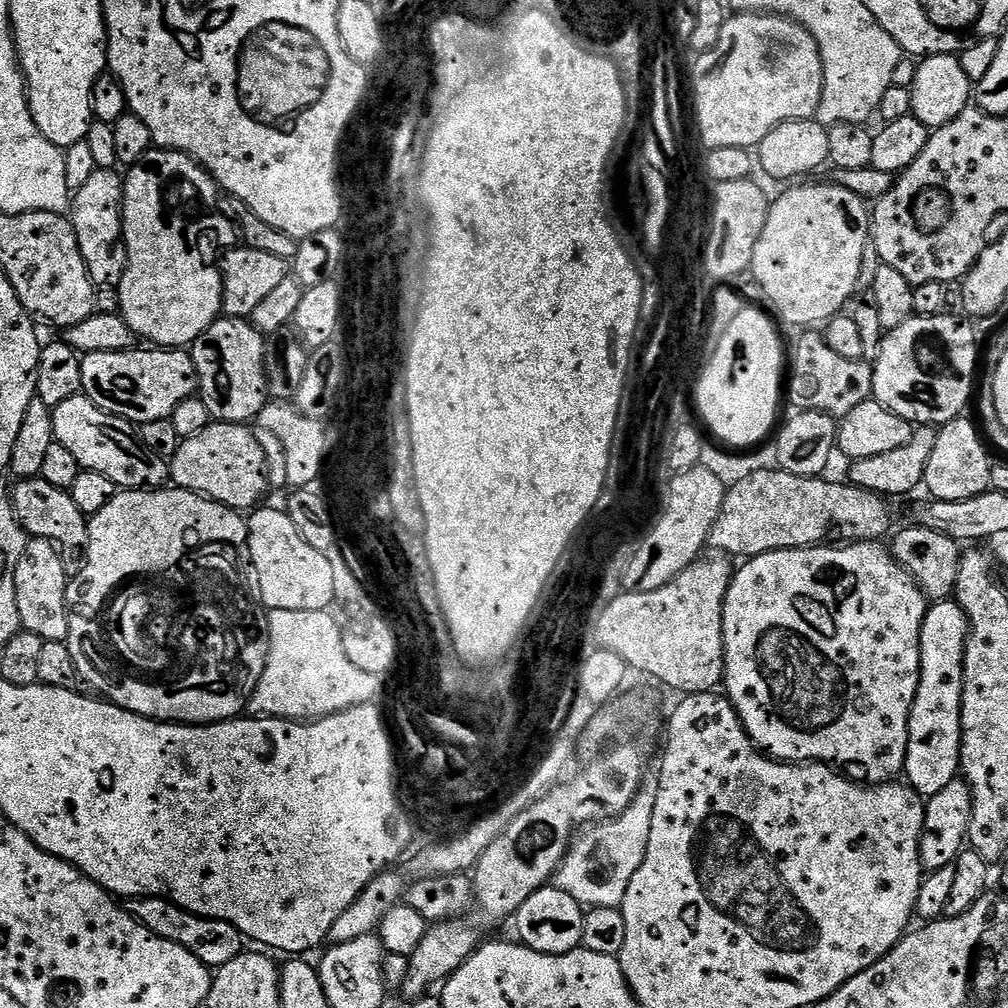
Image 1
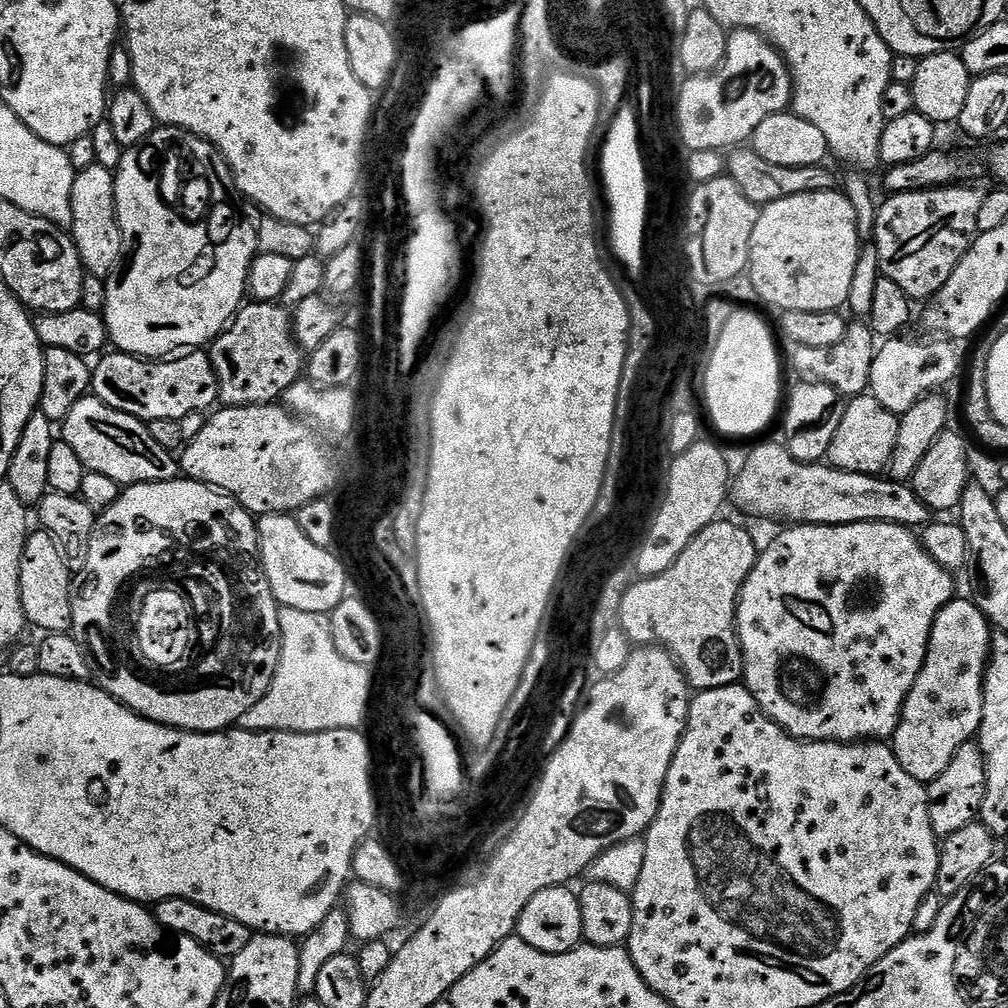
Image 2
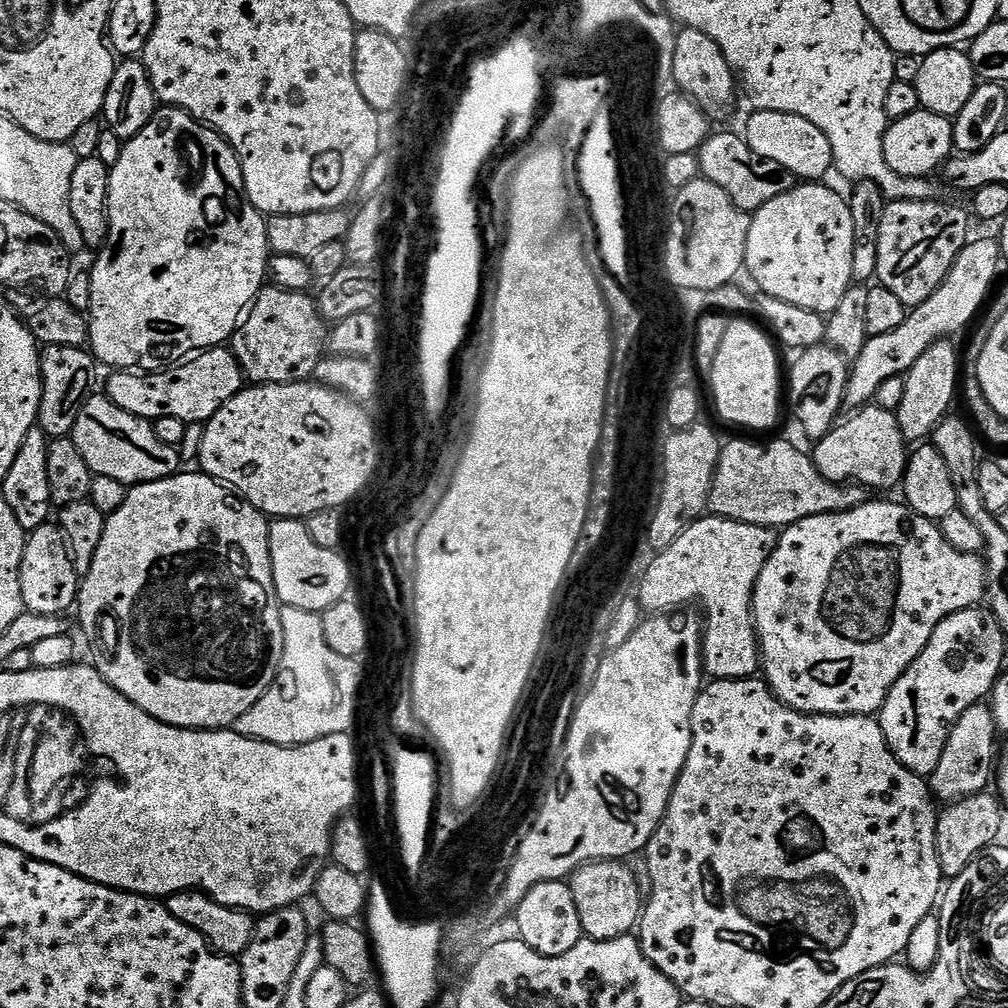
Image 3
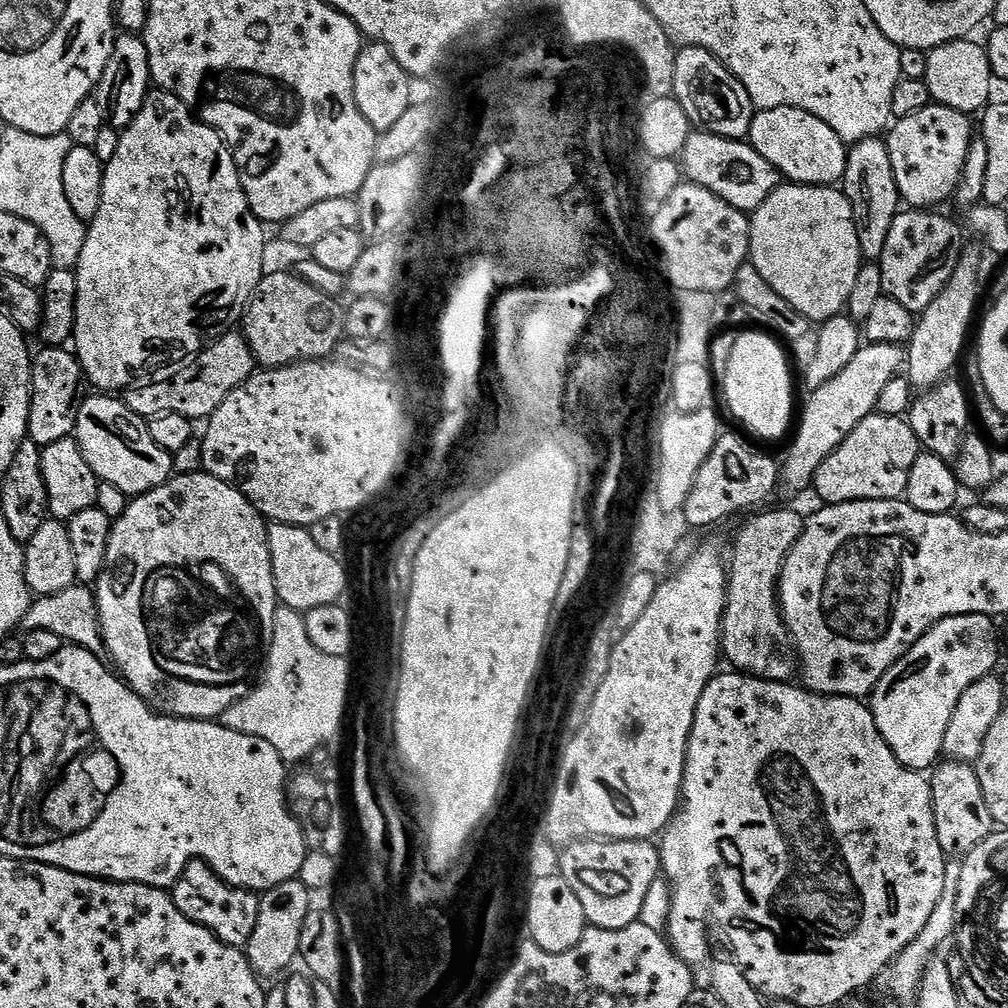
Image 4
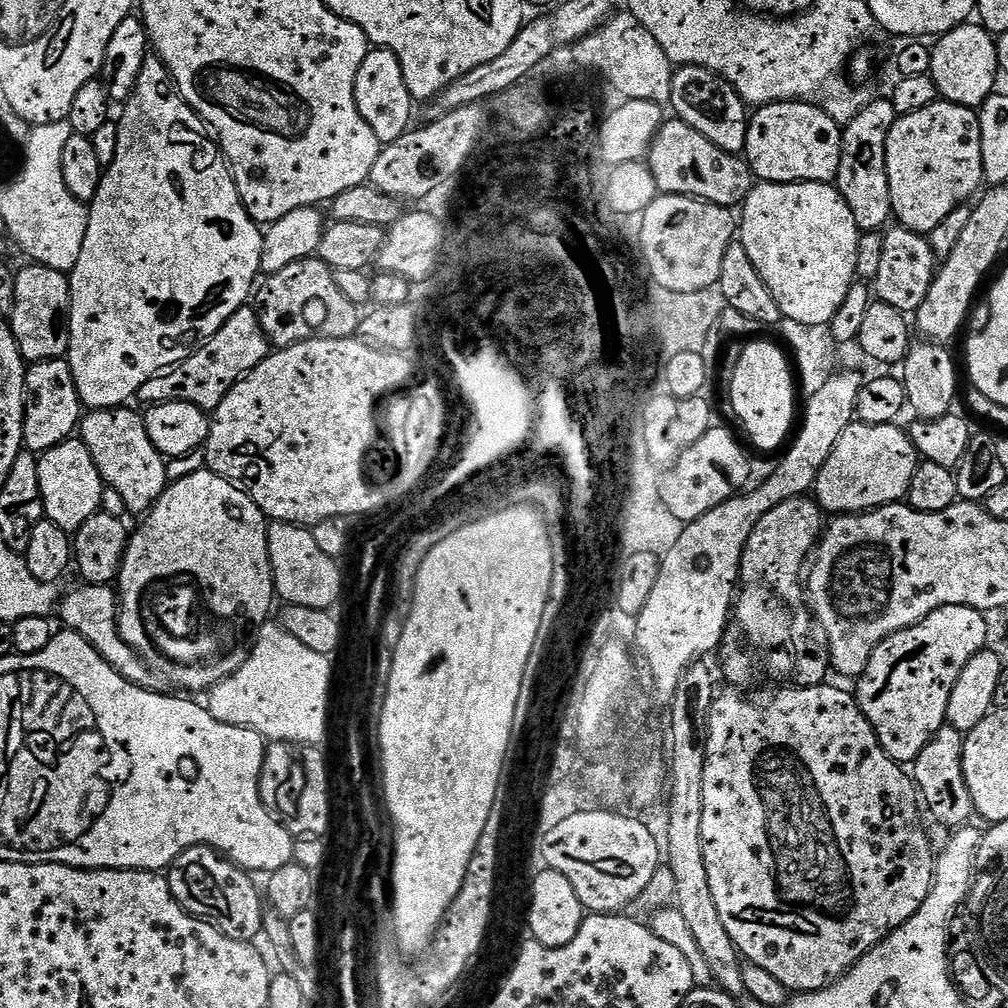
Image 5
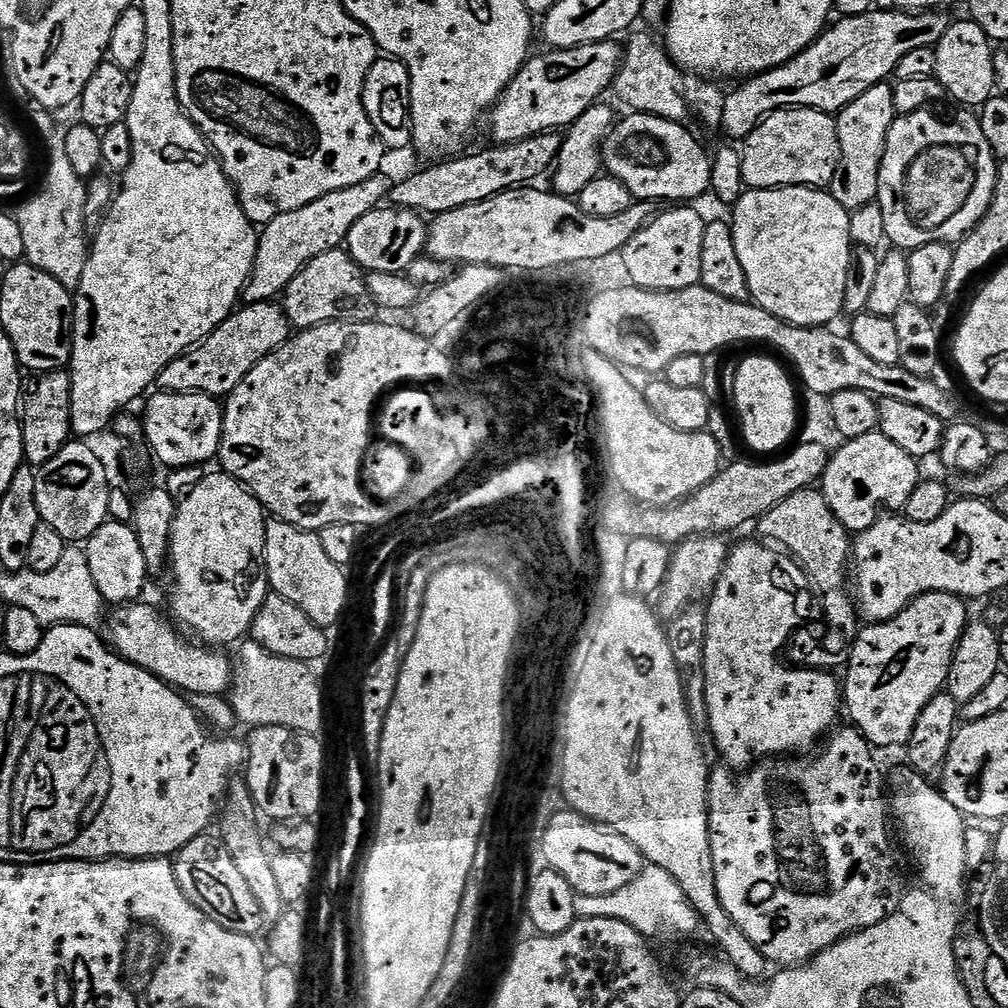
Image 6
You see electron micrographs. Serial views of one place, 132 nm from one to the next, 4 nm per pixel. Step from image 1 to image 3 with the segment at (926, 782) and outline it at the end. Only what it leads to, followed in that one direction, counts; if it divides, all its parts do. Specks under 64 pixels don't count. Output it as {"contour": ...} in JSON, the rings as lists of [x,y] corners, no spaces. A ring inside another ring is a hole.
{"contour":[[[977,606],[955,612],[945,618],[930,634],[930,642],[914,658],[914,662],[894,682],[886,702],[880,707],[878,719],[884,741],[890,746],[892,753],[916,776],[931,777],[938,766],[938,758],[942,758],[942,750],[946,750],[946,738],[950,738],[953,724],[970,710],[970,706],[987,701],[992,694],[996,679],[1005,671],[1004,640],[1006,633],[1002,626],[992,617],[987,607]]]}

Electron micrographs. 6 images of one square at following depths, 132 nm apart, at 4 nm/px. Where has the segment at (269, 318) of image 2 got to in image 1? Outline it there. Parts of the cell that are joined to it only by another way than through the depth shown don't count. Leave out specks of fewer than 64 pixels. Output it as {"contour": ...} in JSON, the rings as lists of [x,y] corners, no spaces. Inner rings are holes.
{"contour":[[[224,316],[217,318],[190,345],[192,361],[200,379],[198,395],[202,402],[206,402],[206,410],[210,410],[213,421],[247,425],[255,421],[257,414],[269,403],[264,369],[265,343],[265,333],[259,332],[251,319]]]}

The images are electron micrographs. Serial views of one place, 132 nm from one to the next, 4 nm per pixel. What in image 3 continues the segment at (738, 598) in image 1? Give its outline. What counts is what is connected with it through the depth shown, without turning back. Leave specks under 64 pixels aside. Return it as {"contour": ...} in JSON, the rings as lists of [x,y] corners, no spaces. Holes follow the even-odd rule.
{"contour":[[[871,500],[859,504],[854,510],[807,516],[797,524],[789,524],[779,533],[776,548],[766,566],[762,566],[762,574],[752,595],[752,616],[756,619],[756,637],[760,640],[762,676],[772,693],[795,712],[806,712],[810,716],[872,716],[879,713],[894,682],[898,682],[914,658],[922,654],[937,626],[950,614],[977,607],[985,599],[984,562],[979,555],[954,550],[940,532],[939,523],[922,518],[907,504]]]}

